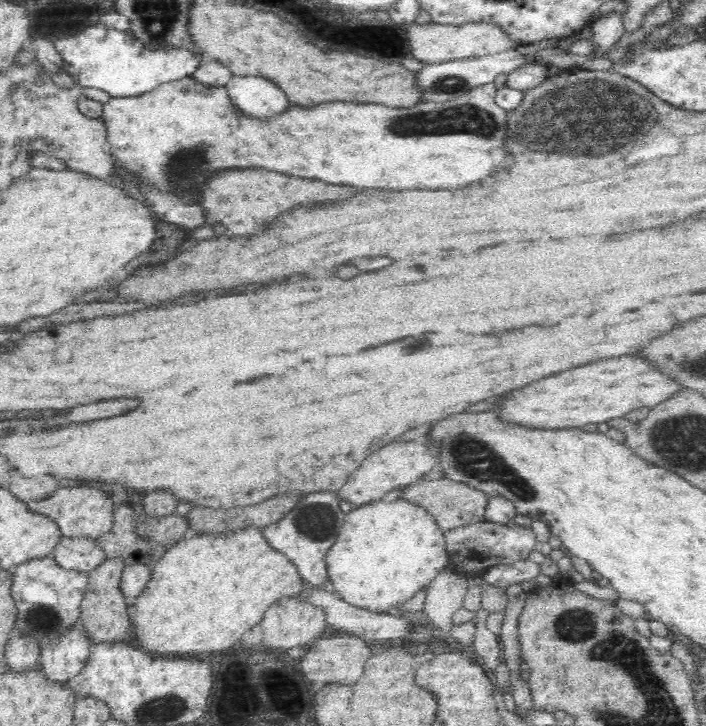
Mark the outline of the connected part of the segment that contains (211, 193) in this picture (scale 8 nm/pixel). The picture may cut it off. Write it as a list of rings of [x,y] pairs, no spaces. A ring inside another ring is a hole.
[[[224,170],[216,178],[212,178],[200,190],[200,194],[201,205],[208,216],[208,224],[222,222],[232,234],[256,234],[258,230],[264,230],[264,226],[268,226],[274,220],[274,216],[298,204],[348,198],[356,194],[356,190],[350,186],[330,186],[326,182],[290,178],[286,174],[268,170]]]

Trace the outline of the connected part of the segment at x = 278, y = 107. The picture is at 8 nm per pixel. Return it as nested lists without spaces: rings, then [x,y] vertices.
[[[233,75],[225,87],[233,105],[256,118],[272,118],[291,105],[286,93],[276,83],[258,75]]]

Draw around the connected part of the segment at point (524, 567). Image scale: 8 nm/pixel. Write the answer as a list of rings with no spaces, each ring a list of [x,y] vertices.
[[[527,558],[526,560],[512,562],[512,564],[488,566],[483,571],[482,579],[488,582],[488,584],[495,584],[496,586],[506,588],[510,584],[518,584],[536,578],[539,574],[540,565]]]

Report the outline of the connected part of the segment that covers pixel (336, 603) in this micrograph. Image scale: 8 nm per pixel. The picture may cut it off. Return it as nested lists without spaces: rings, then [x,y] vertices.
[[[307,585],[303,592],[307,594],[308,602],[314,602],[318,604],[318,606],[326,609],[327,623],[330,624],[330,626],[340,633],[358,636],[371,644],[376,644],[376,642],[380,642],[380,644],[382,644],[382,642],[392,644],[396,642],[396,638],[402,639],[404,636],[409,636],[408,627],[411,622],[423,625],[428,623],[432,626],[432,621],[423,614],[405,614],[400,618],[400,616],[391,616],[389,613],[372,612],[364,608],[354,607],[354,604],[346,602],[340,596],[336,596],[334,592],[321,588],[314,588]]]

